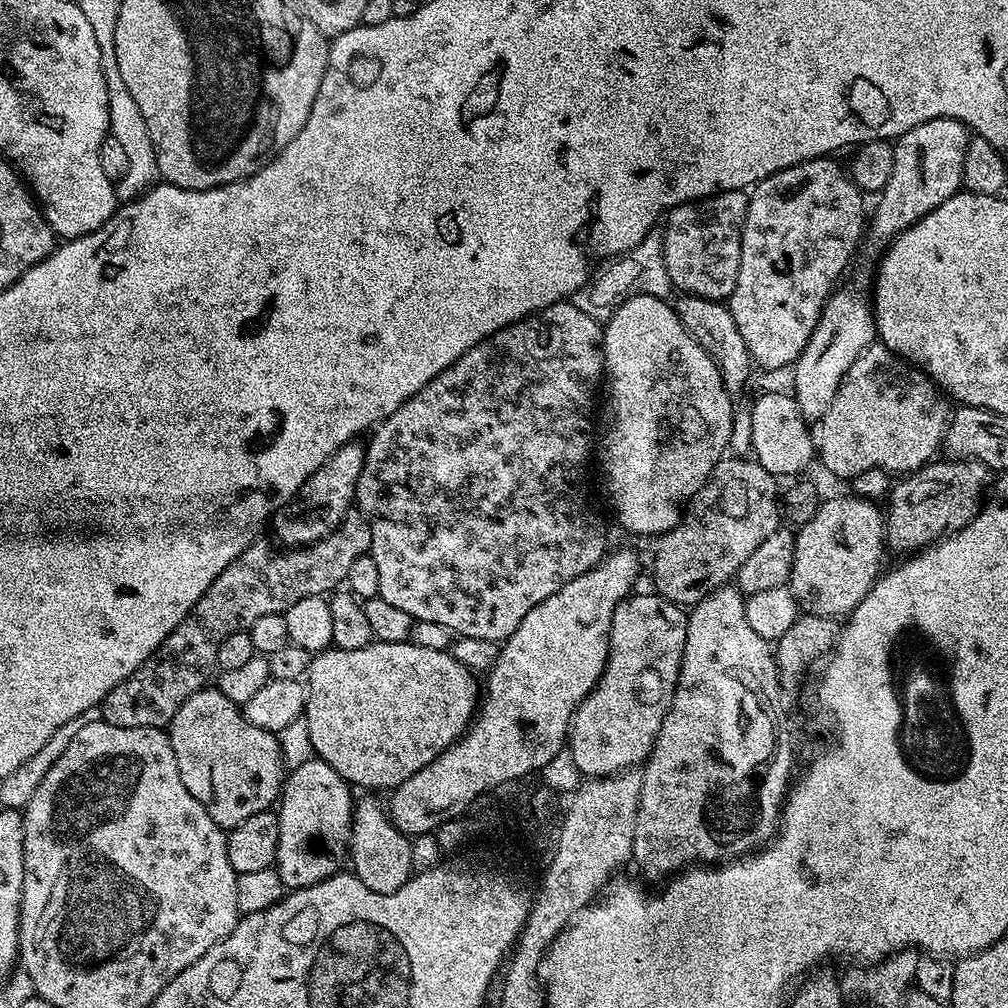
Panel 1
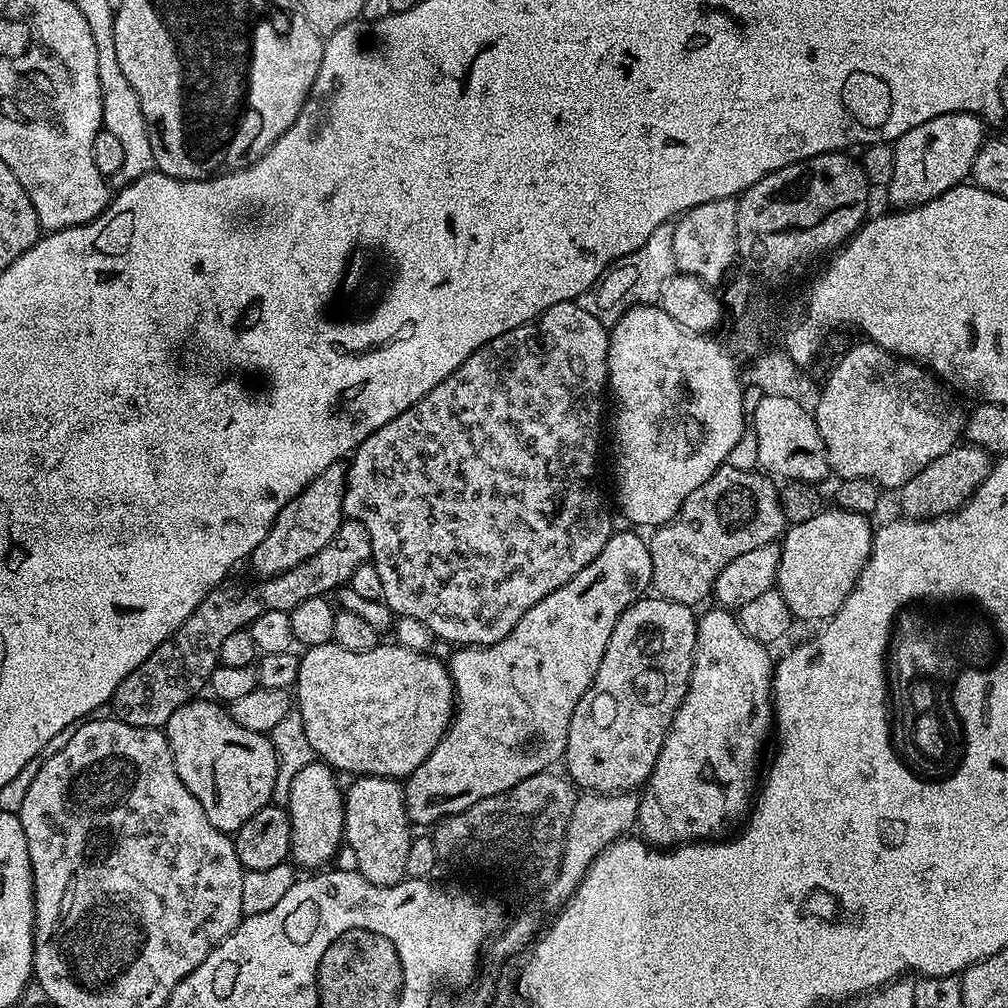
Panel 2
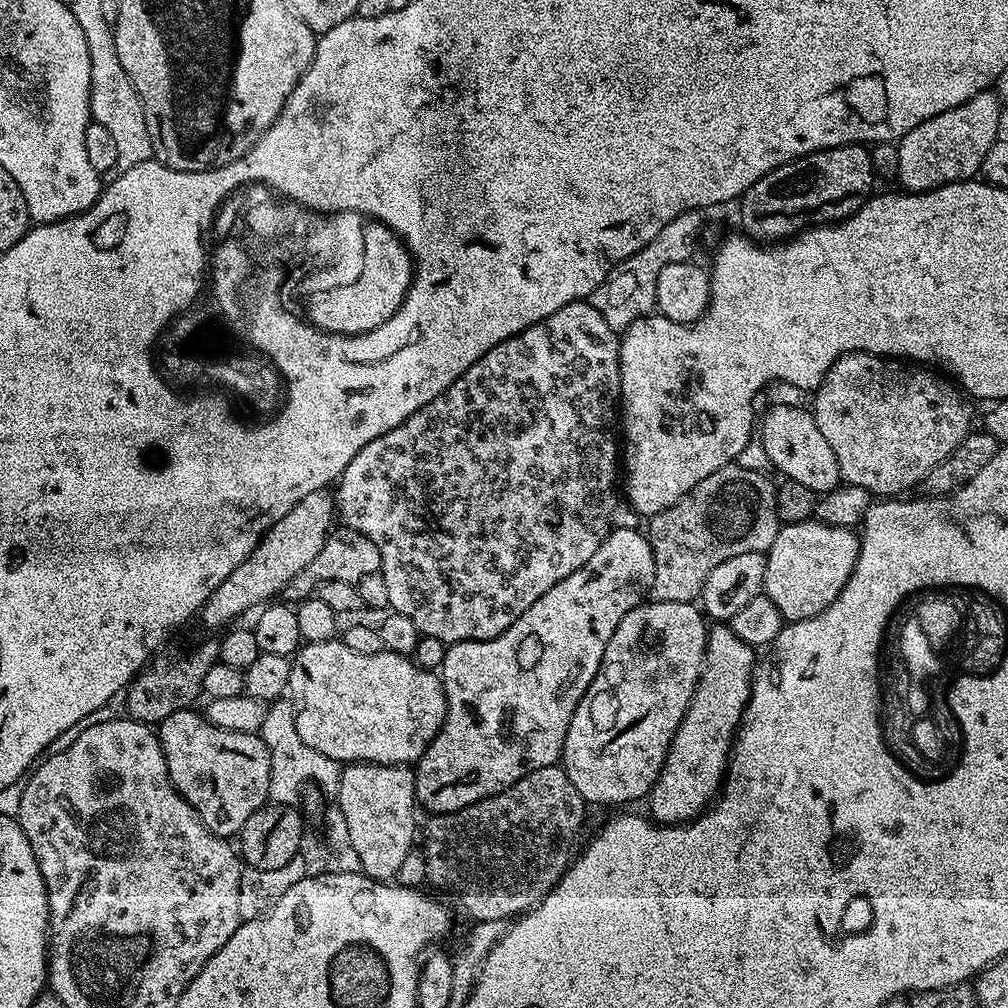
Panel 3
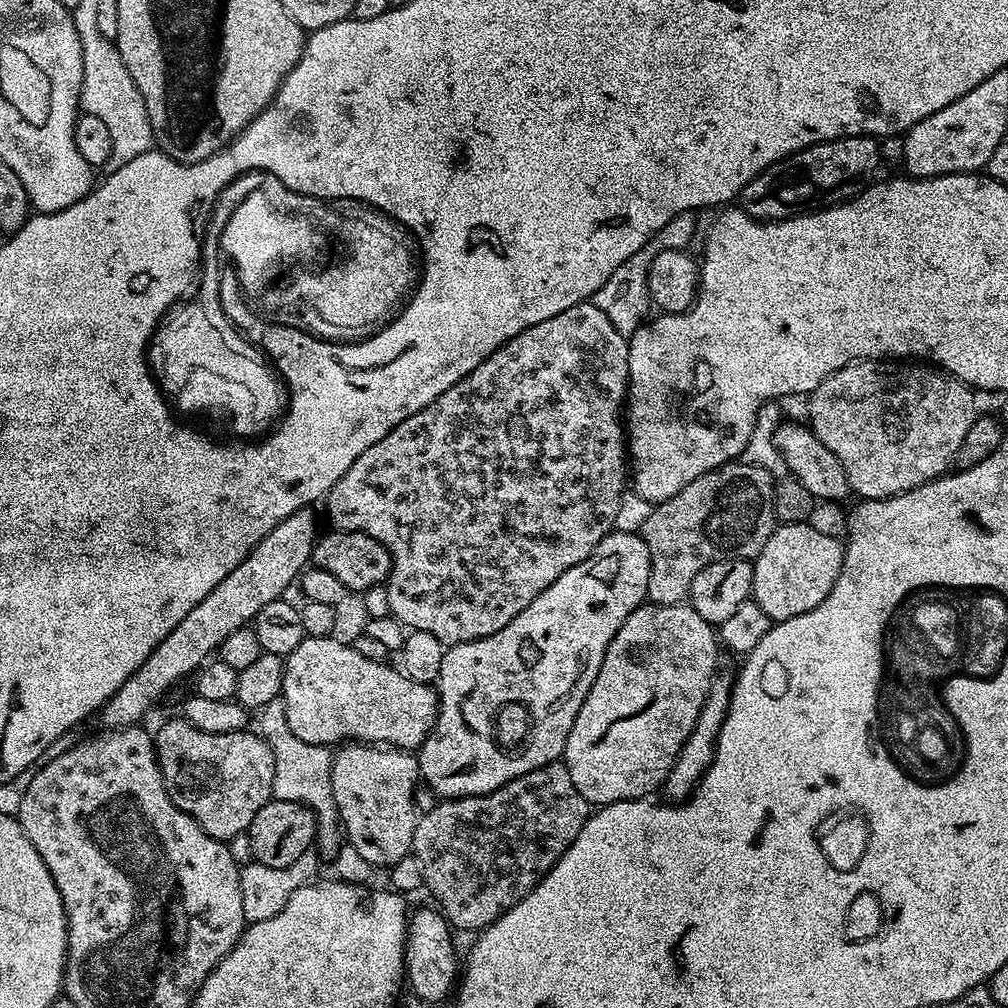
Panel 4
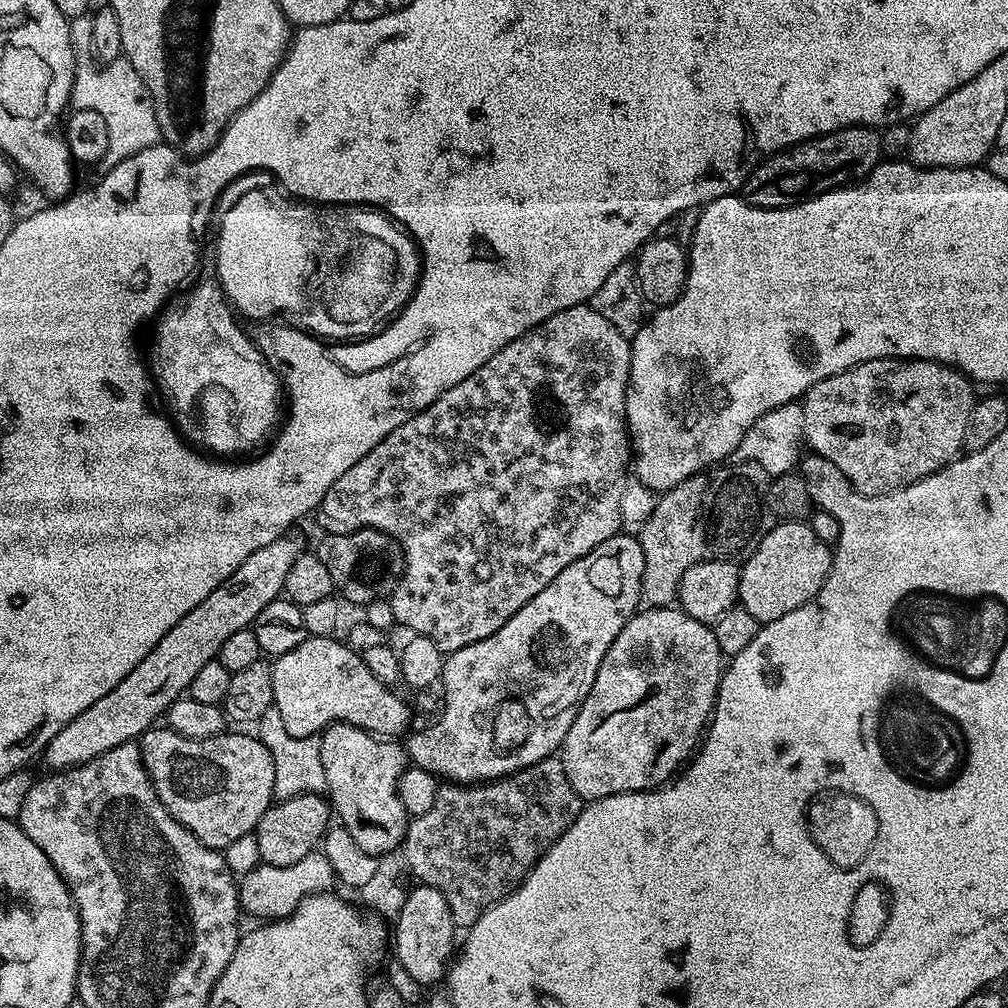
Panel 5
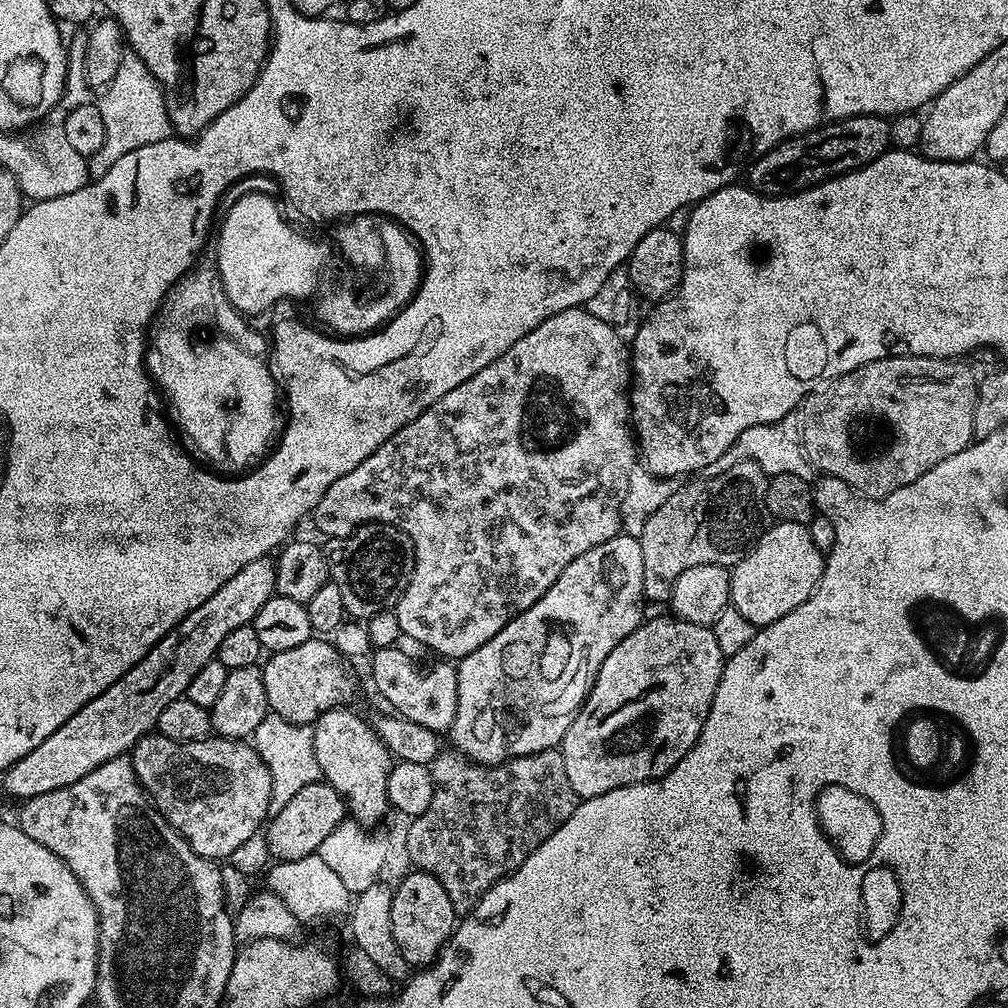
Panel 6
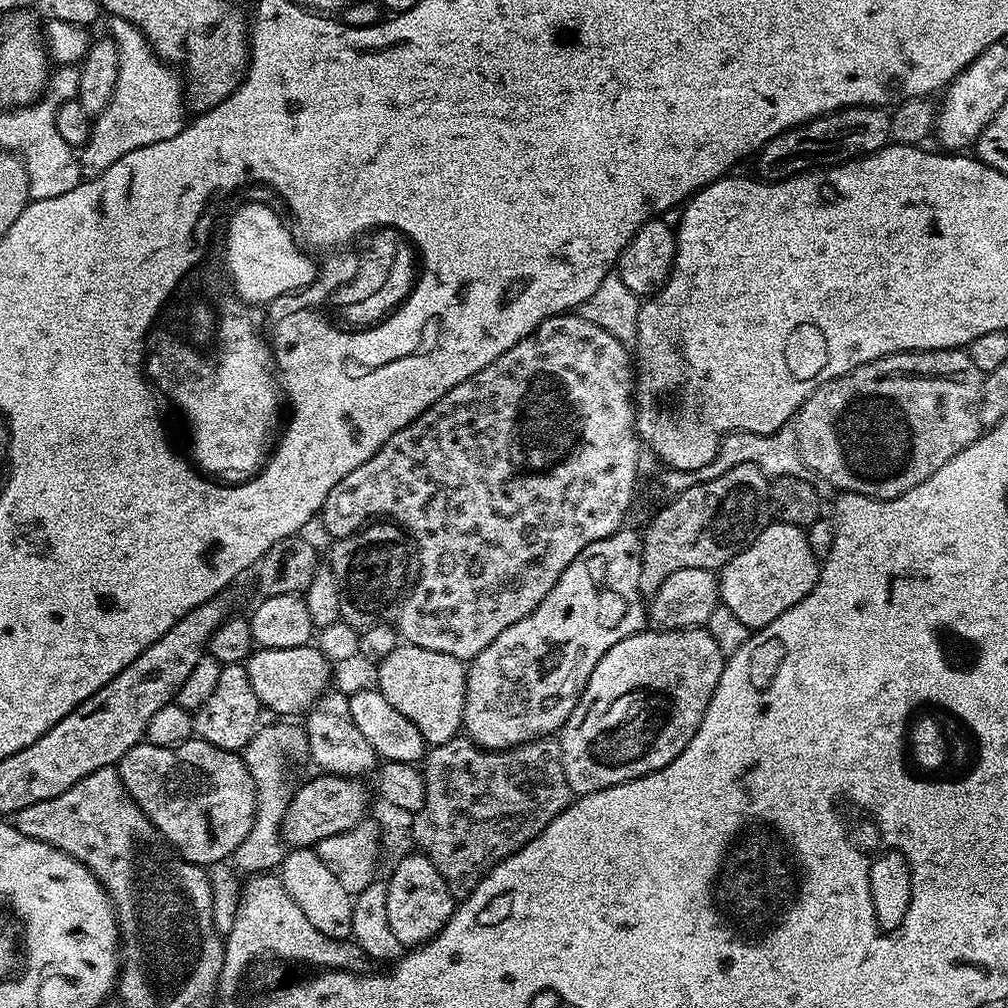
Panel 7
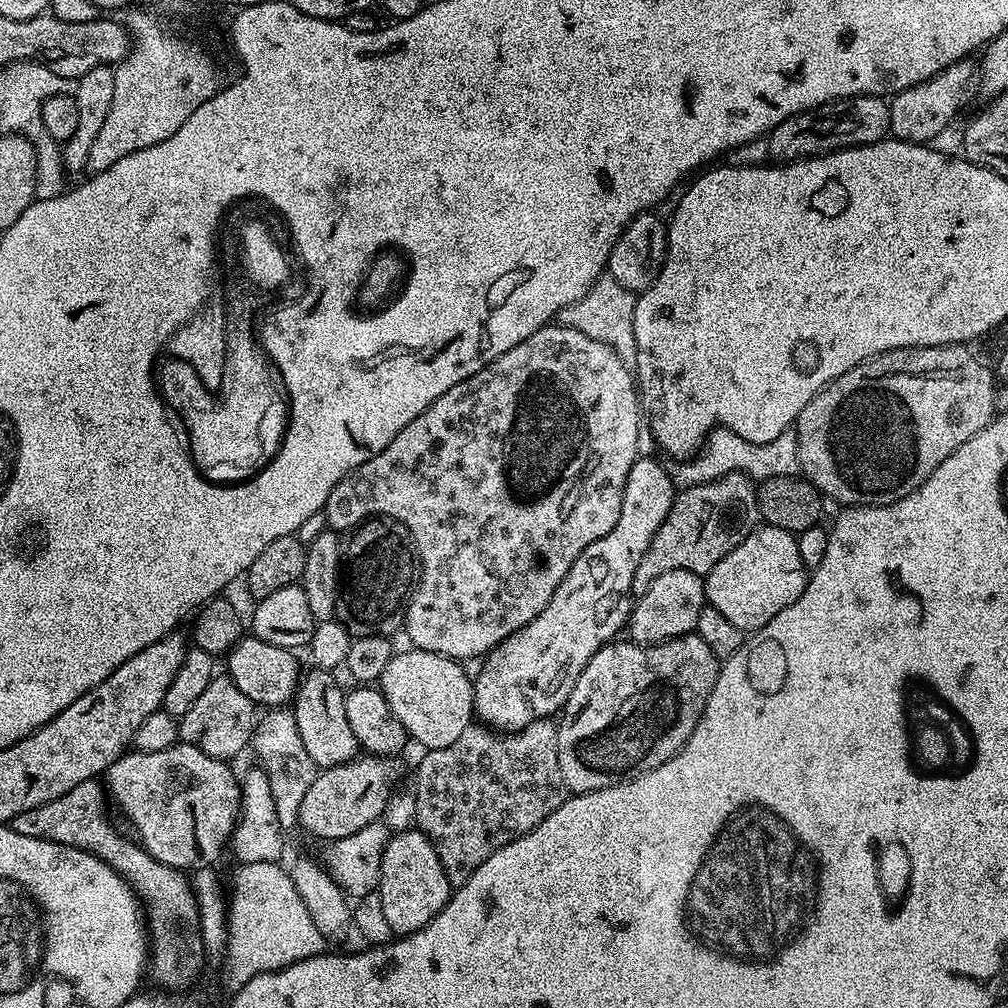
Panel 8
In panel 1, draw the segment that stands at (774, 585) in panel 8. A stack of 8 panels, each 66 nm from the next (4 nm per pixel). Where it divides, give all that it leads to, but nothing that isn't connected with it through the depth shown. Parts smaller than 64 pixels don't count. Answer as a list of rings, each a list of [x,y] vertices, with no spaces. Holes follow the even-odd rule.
[[[845,494],[833,500],[825,499],[818,514],[810,522],[799,525],[794,546],[792,579],[790,587],[794,598],[800,603],[801,613],[809,616],[844,618],[853,612],[872,589],[872,583],[881,575],[880,559],[886,553],[886,516],[875,503],[861,496]]]

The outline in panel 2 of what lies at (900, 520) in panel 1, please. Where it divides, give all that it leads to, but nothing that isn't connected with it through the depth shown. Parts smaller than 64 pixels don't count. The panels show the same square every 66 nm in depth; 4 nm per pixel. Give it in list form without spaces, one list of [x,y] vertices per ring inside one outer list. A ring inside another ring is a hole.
[[[957,443],[942,458],[934,458],[926,470],[914,474],[898,490],[900,504],[904,507],[903,515],[914,520],[931,520],[933,516],[946,516],[962,508],[981,482],[992,471],[994,460],[990,453],[976,444]]]

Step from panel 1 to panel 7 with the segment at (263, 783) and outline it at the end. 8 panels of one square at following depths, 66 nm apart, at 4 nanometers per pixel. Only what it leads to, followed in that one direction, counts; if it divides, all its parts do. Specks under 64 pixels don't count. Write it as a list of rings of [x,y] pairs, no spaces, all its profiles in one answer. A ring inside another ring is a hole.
[[[199,738],[183,740],[176,746],[154,746],[147,742],[141,742],[134,745],[130,750],[126,750],[126,754],[119,762],[118,771],[120,781],[124,784],[128,795],[132,797],[132,801],[147,814],[150,818],[150,822],[160,831],[161,836],[163,836],[165,841],[170,845],[172,851],[175,852],[177,856],[182,857],[186,862],[207,866],[219,860],[227,861],[229,857],[231,857],[232,852],[238,850],[238,846],[242,846],[242,838],[246,838],[246,834],[250,834],[250,826],[254,826],[256,787],[254,786],[254,778],[250,774],[247,765],[244,764],[244,757],[240,752],[227,752]]]

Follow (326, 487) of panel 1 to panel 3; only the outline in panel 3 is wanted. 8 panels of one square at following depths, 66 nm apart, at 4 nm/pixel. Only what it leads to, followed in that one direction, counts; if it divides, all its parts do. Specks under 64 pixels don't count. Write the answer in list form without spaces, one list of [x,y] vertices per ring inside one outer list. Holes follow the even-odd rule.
[[[328,488],[306,494],[306,498],[302,498],[302,502],[298,502],[298,506],[294,506],[286,518],[278,518],[278,522],[274,522],[274,526],[258,542],[246,562],[242,562],[242,566],[238,566],[238,570],[234,570],[234,574],[230,574],[230,578],[226,578],[226,582],[222,582],[222,586],[218,586],[214,594],[208,596],[202,609],[205,626],[223,629],[235,621],[232,620],[235,616],[248,611],[251,613],[279,597],[290,578],[294,578],[294,574],[302,574],[302,570],[306,570],[306,566],[318,558],[318,550],[322,550],[328,541],[337,516],[336,502]]]

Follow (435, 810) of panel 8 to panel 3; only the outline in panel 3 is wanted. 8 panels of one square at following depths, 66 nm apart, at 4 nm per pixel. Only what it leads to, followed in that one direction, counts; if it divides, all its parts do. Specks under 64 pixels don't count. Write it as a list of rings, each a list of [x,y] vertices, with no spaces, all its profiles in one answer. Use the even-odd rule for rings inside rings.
[[[559,763],[546,766],[542,770],[534,770],[530,774],[526,774],[526,778],[518,778],[518,782],[514,782],[514,786],[510,786],[506,790],[502,790],[493,796],[482,798],[478,802],[474,802],[470,806],[462,806],[462,810],[454,810],[453,812],[437,812],[429,815],[428,825],[422,828],[422,851],[426,862],[427,883],[433,884],[437,888],[437,893],[445,892],[448,895],[447,903],[453,909],[457,908],[462,915],[468,919],[468,922],[492,922],[495,919],[511,921],[513,918],[519,917],[521,914],[533,909],[544,895],[550,891],[555,884],[563,878],[564,873],[568,871],[573,859],[574,851],[572,847],[576,844],[576,839],[580,836],[580,827],[584,824],[584,808],[586,809],[586,801],[580,797],[578,790],[574,790],[574,782],[570,782],[570,778],[564,772],[563,767]]]

